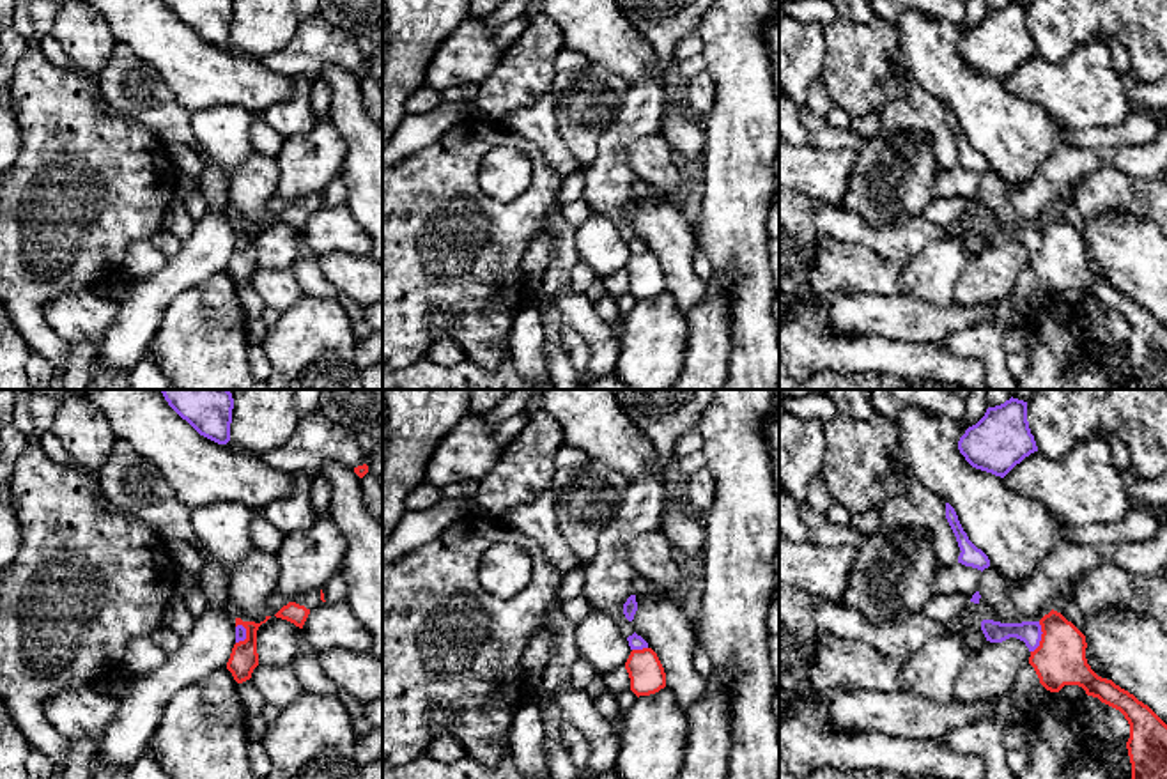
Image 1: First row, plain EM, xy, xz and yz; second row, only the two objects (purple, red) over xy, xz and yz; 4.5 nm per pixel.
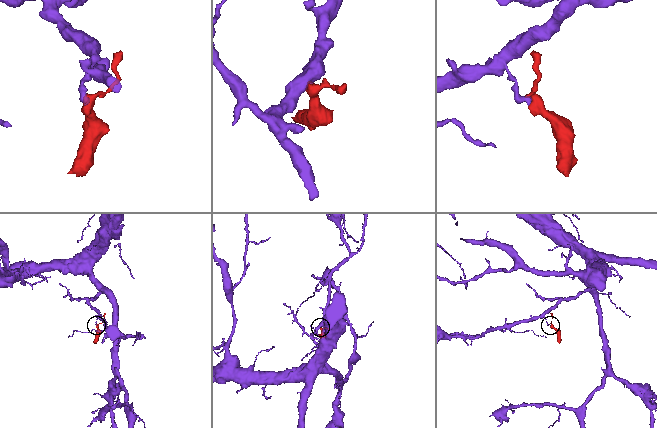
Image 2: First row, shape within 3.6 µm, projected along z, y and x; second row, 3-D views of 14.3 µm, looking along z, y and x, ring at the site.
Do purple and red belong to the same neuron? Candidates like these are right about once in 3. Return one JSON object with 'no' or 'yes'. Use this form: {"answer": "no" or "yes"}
{"answer": "no"}

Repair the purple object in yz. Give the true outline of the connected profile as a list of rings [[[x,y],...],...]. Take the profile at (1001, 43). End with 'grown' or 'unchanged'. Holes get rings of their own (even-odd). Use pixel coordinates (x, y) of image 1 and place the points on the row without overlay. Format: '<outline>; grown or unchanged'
[[[1011,0],[1001,9],[988,11],[960,41],[958,53],[972,71],[1004,81],[1038,55],[1027,25],[1027,5]]]; unchanged

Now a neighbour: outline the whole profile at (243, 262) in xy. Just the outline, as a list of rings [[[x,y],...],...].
[[[266,220],[264,225],[243,225],[241,221],[236,221],[236,230],[243,228],[246,232],[246,243],[234,248],[230,262],[227,266],[227,273],[232,276],[234,283],[237,287],[243,287],[251,282],[253,273],[259,269],[259,257],[257,257],[257,234],[262,227],[266,227],[271,220]]]

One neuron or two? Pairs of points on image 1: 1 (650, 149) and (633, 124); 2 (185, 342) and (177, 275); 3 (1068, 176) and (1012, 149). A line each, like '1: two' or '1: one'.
1: two
2: two
3: two

